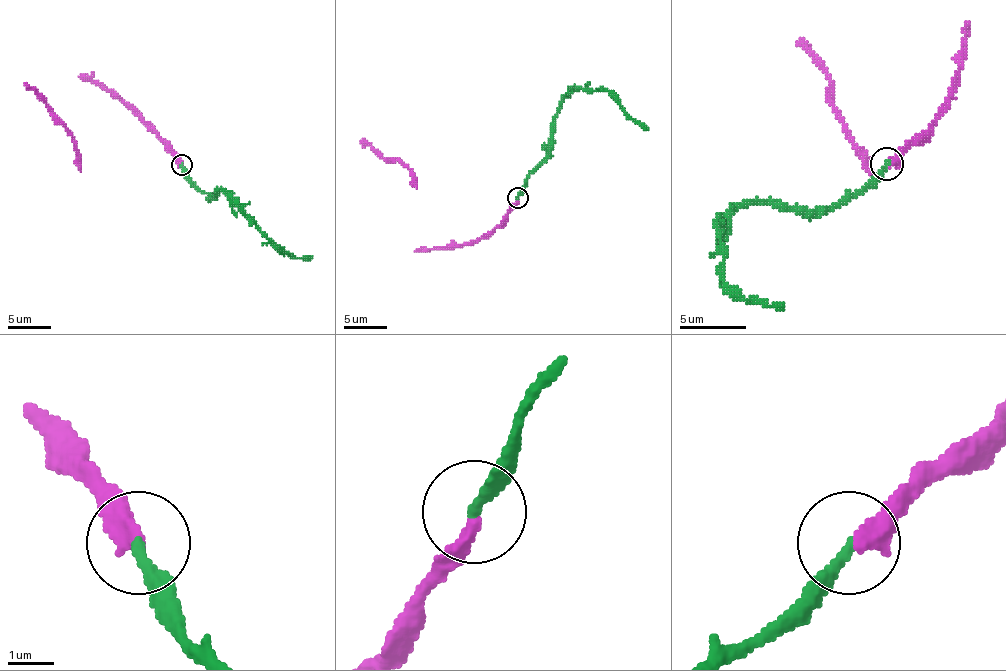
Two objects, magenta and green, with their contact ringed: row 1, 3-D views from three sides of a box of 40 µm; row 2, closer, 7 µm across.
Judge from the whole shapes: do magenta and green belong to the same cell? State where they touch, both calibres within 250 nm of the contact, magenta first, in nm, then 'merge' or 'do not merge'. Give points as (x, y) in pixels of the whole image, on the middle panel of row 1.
at (518, 197); 380 nm thick on the magenta side, 240 nm on the other; merge

